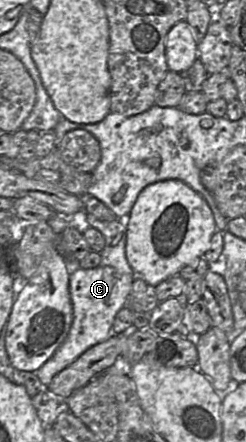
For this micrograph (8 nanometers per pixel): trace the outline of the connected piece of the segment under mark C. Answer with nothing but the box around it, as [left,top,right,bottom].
[37,210,135,386]

